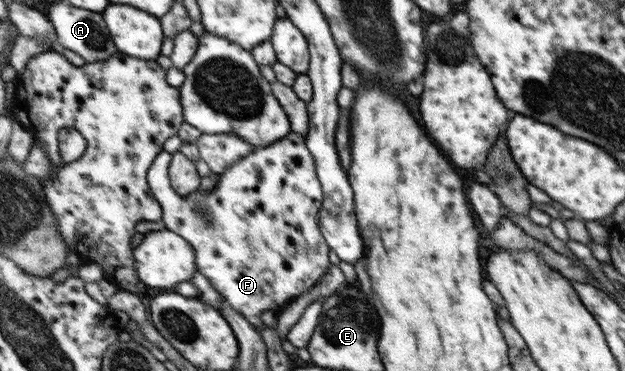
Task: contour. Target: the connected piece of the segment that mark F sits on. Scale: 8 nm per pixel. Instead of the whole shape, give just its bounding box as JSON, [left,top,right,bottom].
[147,131,331,332]

